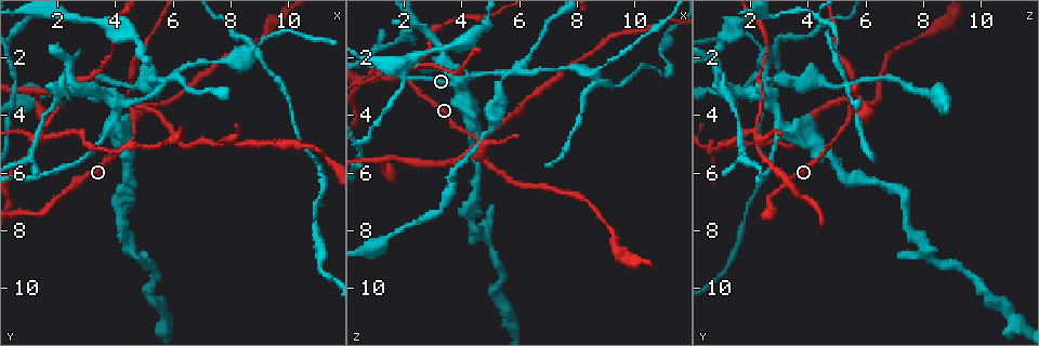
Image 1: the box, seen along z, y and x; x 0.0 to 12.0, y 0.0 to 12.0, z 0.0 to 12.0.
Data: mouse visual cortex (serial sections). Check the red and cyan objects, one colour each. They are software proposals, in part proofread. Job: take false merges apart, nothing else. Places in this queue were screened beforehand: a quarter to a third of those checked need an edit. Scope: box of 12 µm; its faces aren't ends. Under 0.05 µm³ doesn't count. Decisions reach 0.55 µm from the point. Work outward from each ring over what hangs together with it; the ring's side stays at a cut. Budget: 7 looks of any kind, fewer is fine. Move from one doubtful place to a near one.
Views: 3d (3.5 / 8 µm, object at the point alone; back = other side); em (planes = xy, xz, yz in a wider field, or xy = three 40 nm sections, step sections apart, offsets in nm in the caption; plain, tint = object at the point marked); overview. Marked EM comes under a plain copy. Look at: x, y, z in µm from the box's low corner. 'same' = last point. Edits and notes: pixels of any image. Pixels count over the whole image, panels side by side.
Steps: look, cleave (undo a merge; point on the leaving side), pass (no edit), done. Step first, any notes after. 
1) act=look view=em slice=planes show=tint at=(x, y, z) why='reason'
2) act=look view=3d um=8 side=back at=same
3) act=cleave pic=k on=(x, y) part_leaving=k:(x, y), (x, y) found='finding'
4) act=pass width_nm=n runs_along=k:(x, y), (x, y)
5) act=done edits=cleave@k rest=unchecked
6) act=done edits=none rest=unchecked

act=look view=3d um=3.5 at=(4.1, 3.5, 5.4) why='abrupt turn'

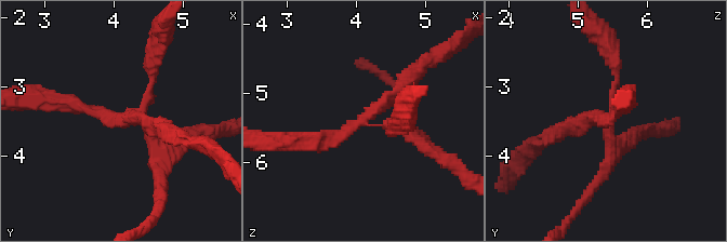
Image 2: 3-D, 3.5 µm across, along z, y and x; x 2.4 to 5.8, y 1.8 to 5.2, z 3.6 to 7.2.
act=look view=em slice=xy step=5 show=tint at=(4.10, 3.45, 5.35) why='need the tissue'

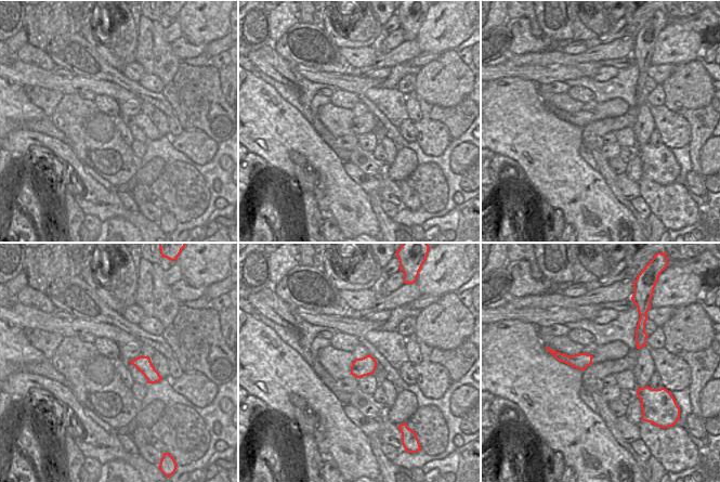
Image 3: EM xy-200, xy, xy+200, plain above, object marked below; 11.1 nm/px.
act=cleave pic=2 on=(87, 109) part_leaving=2:(367, 122), (364, 119), (439, 55) found='a second cell is stuck on'

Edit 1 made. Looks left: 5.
act=look view=overview

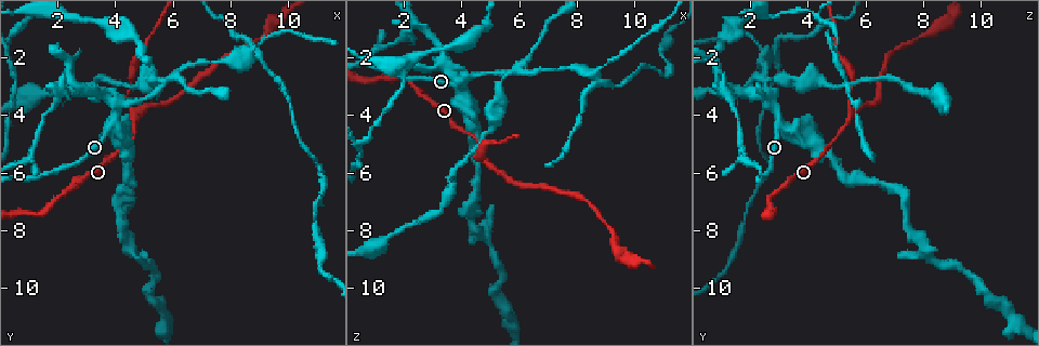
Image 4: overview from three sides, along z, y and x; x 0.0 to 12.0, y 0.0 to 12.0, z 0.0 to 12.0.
act=look view=3d um=3.5 at=(4.0, 4.3, 3.0) why='abrupt turn'

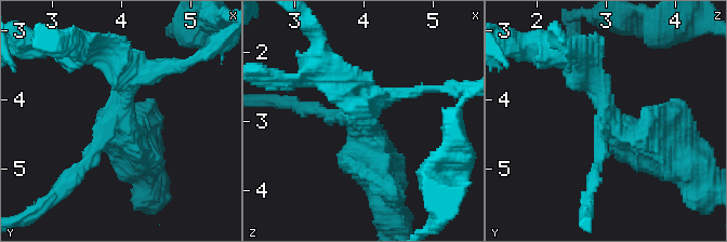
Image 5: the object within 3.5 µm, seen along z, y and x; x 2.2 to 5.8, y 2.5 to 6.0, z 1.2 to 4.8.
act=look view=em slice=xy step=2 show=tint at=(3.90, 4.30, 3.00)

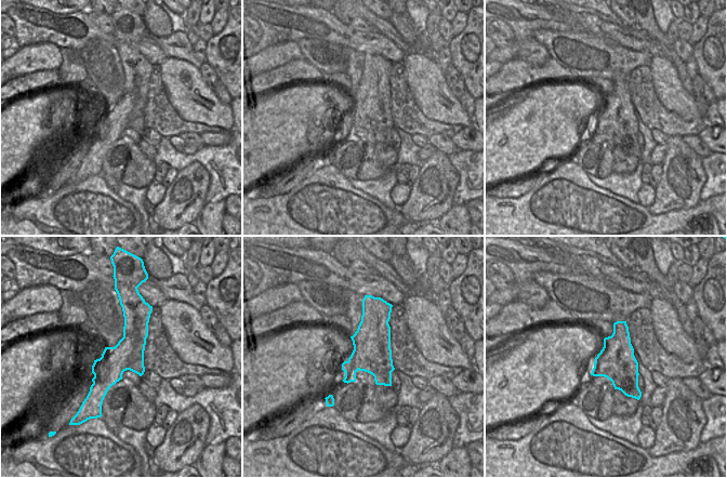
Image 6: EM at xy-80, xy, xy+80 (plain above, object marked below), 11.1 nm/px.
act=cleave pic=5 on=(599, 53) arms=3 arm_widths_nm=150,300,450 part_leaving=5:(607, 113), (602, 94), (573, 64) found='two cells meet here'

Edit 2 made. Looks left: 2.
act=done edits=cleave@2,cleave@5 rest=unchecked

